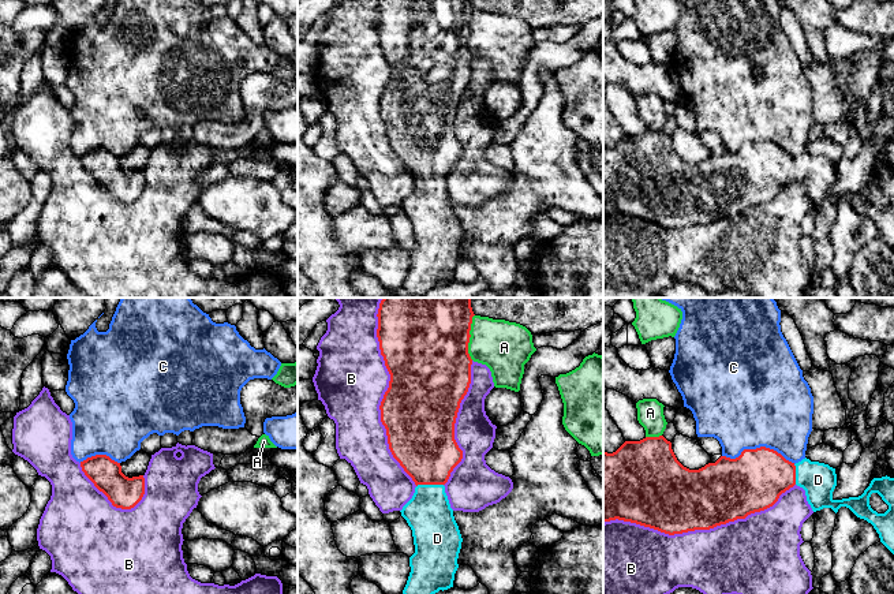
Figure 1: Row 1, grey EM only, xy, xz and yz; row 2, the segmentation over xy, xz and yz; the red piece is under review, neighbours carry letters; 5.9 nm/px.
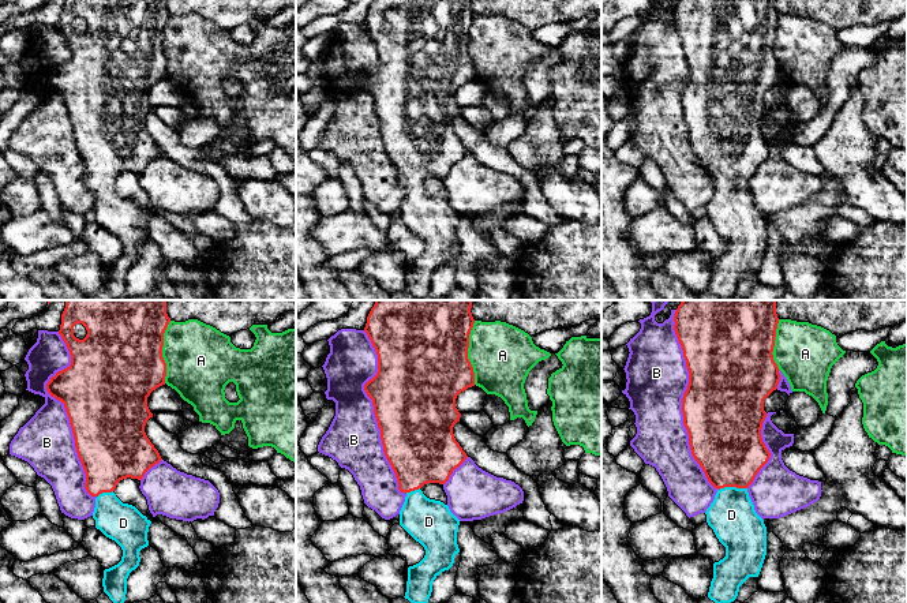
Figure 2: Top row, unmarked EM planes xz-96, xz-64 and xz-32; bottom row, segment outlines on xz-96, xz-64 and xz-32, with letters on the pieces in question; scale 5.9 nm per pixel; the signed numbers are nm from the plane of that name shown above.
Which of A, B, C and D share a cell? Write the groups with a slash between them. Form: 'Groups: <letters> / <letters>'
Groups: A / B / C / D

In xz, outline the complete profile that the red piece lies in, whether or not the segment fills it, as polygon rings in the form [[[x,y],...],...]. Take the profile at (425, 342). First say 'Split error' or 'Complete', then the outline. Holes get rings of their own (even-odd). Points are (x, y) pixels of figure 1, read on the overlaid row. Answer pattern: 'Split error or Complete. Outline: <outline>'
Split error. Outline: [[[384,298],[378,309],[377,337],[381,355],[390,374],[389,388],[381,401],[381,422],[386,429],[393,457],[415,482],[412,498],[403,507],[401,516],[412,530],[415,553],[409,557],[411,572],[403,594],[435,594],[453,587],[461,534],[453,516],[445,483],[461,462],[463,451],[455,440],[455,423],[460,403],[471,384],[472,359],[468,354],[474,311],[471,298]]]

